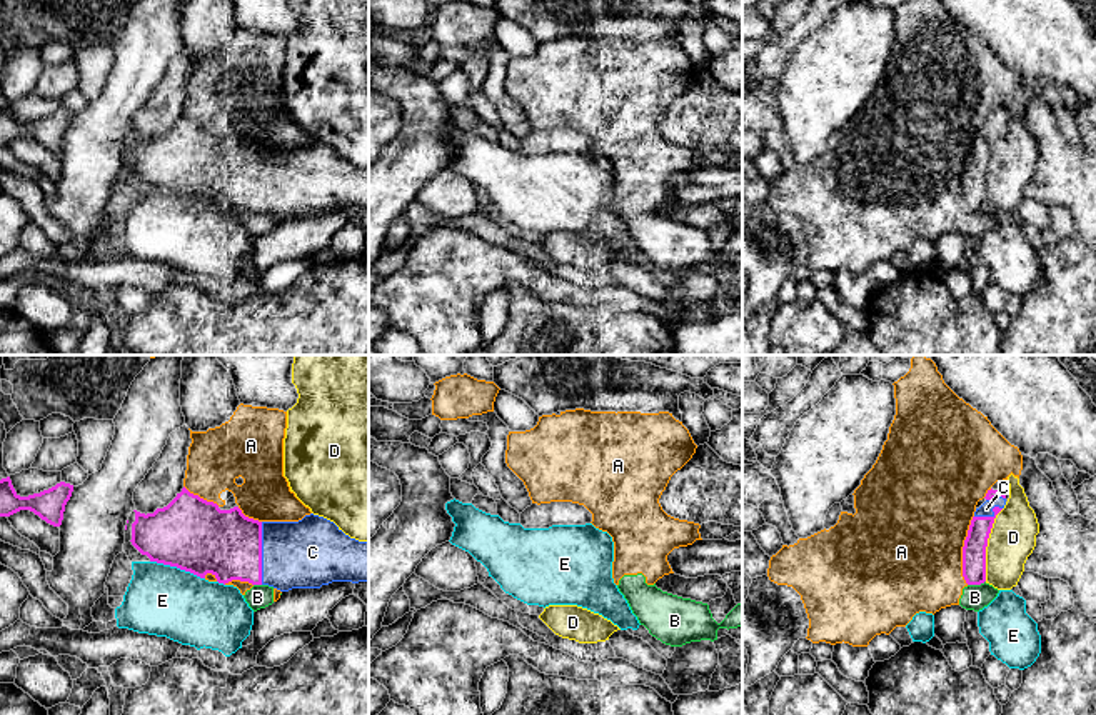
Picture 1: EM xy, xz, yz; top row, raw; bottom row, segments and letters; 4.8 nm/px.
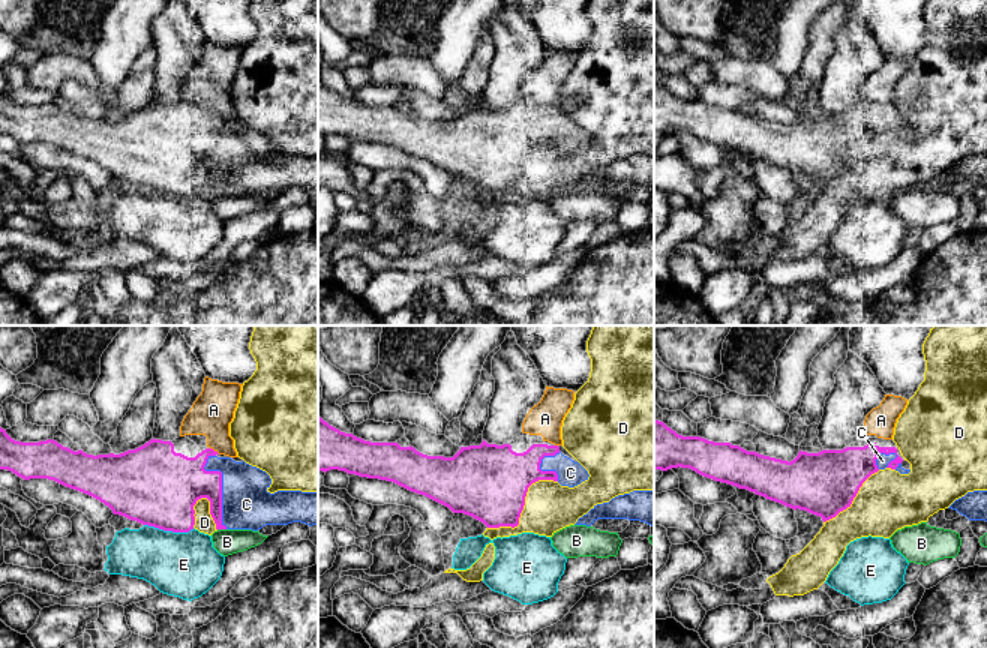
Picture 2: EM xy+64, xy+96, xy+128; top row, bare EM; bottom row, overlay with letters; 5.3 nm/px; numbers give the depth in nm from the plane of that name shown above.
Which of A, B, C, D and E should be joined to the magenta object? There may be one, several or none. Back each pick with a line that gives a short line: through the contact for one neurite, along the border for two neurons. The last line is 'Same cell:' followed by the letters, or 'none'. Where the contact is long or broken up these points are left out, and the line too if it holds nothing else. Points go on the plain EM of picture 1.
Same cell: C

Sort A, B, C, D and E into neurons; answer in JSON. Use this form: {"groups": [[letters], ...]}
{"groups": [["A", "B"], ["C"], ["D"], ["E"]]}

